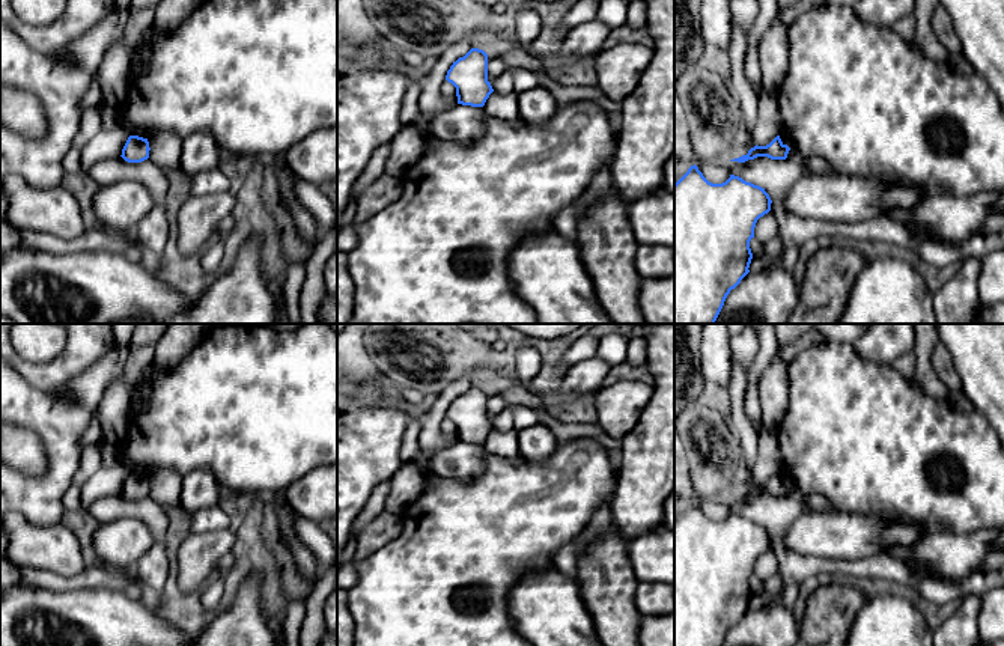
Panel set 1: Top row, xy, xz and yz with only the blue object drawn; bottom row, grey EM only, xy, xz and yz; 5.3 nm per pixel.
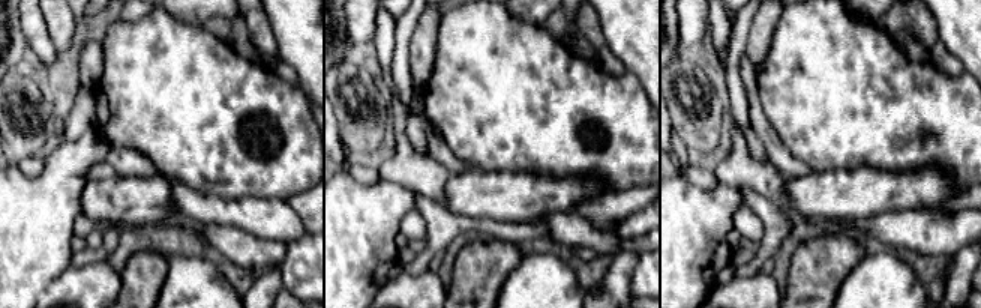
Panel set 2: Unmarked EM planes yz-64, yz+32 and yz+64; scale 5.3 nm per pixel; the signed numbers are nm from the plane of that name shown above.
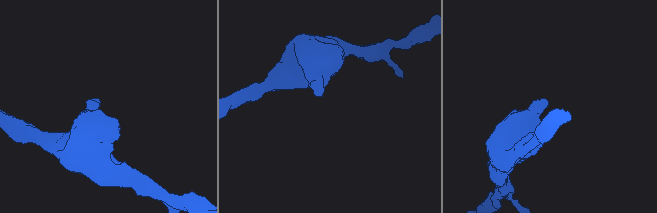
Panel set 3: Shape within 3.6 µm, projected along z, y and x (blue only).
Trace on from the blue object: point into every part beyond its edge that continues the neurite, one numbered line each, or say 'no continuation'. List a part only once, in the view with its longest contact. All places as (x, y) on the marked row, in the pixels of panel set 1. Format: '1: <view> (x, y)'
no continuation

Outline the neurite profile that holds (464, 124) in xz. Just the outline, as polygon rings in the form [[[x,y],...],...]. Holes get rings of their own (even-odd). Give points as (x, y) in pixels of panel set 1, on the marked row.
[[[456,104],[437,114],[432,120],[432,134],[459,143],[474,142],[485,133],[485,114],[482,107]]]

